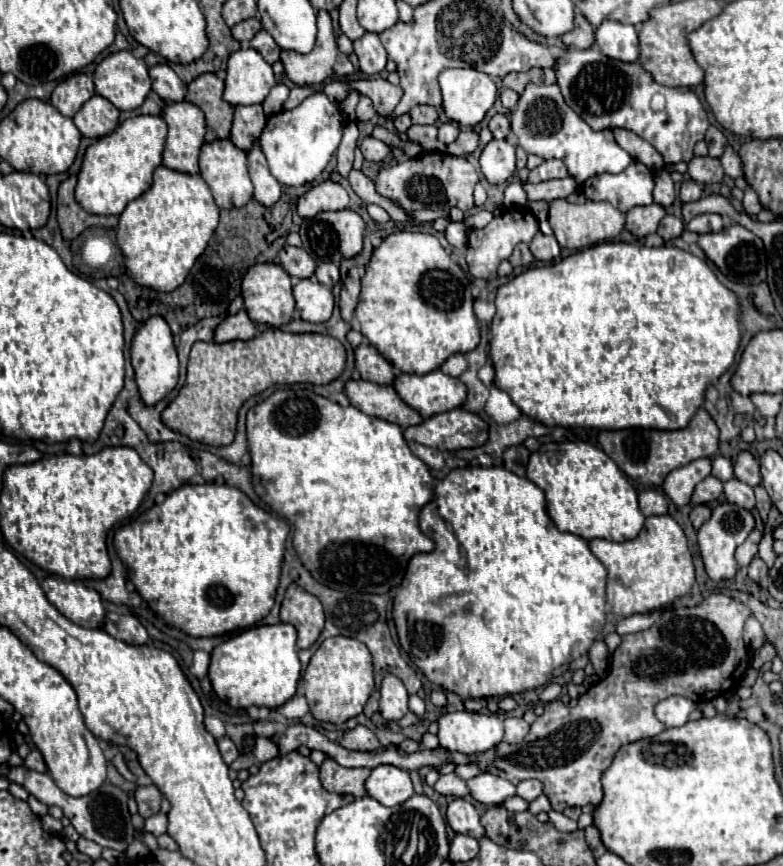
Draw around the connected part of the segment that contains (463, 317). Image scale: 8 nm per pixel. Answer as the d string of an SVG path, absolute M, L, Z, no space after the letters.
M398 231L374 249L362 277L356 319L362 335L402 373L430 373L454 353L468 353L480 341L472 311L470 281L440 241L428 233Z

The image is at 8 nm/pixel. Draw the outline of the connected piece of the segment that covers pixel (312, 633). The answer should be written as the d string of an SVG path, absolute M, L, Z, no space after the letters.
M296 583L286 589L280 619L282 623L290 623L296 627L300 649L308 649L310 645L314 645L324 629L322 603Z

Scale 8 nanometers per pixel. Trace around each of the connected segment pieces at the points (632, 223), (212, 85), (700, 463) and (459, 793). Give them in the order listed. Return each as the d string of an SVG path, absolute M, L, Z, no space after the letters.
M658 203L644 205L640 209L632 209L632 213L626 213L626 229L636 237L646 237L656 231L656 227L664 215L666 215L666 211Z
M204 73L188 85L186 101L200 107L206 115L208 143L230 137L234 107L222 99L222 91L224 91L224 81L218 79L214 73Z
M696 459L680 469L674 469L666 477L662 489L676 505L688 505L696 485L704 481L708 475L710 475L710 459Z
M452 773L452 775L442 775L442 777L436 781L434 789L436 789L440 795L446 795L446 797L466 797L466 795L470 795L466 781L460 779L456 773Z

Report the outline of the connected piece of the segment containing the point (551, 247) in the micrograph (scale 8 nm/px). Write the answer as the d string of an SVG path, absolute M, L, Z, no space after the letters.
M536 233L536 237L530 243L530 251L542 263L552 263L552 261L556 261L560 257L558 241L552 235L548 237L544 233Z

